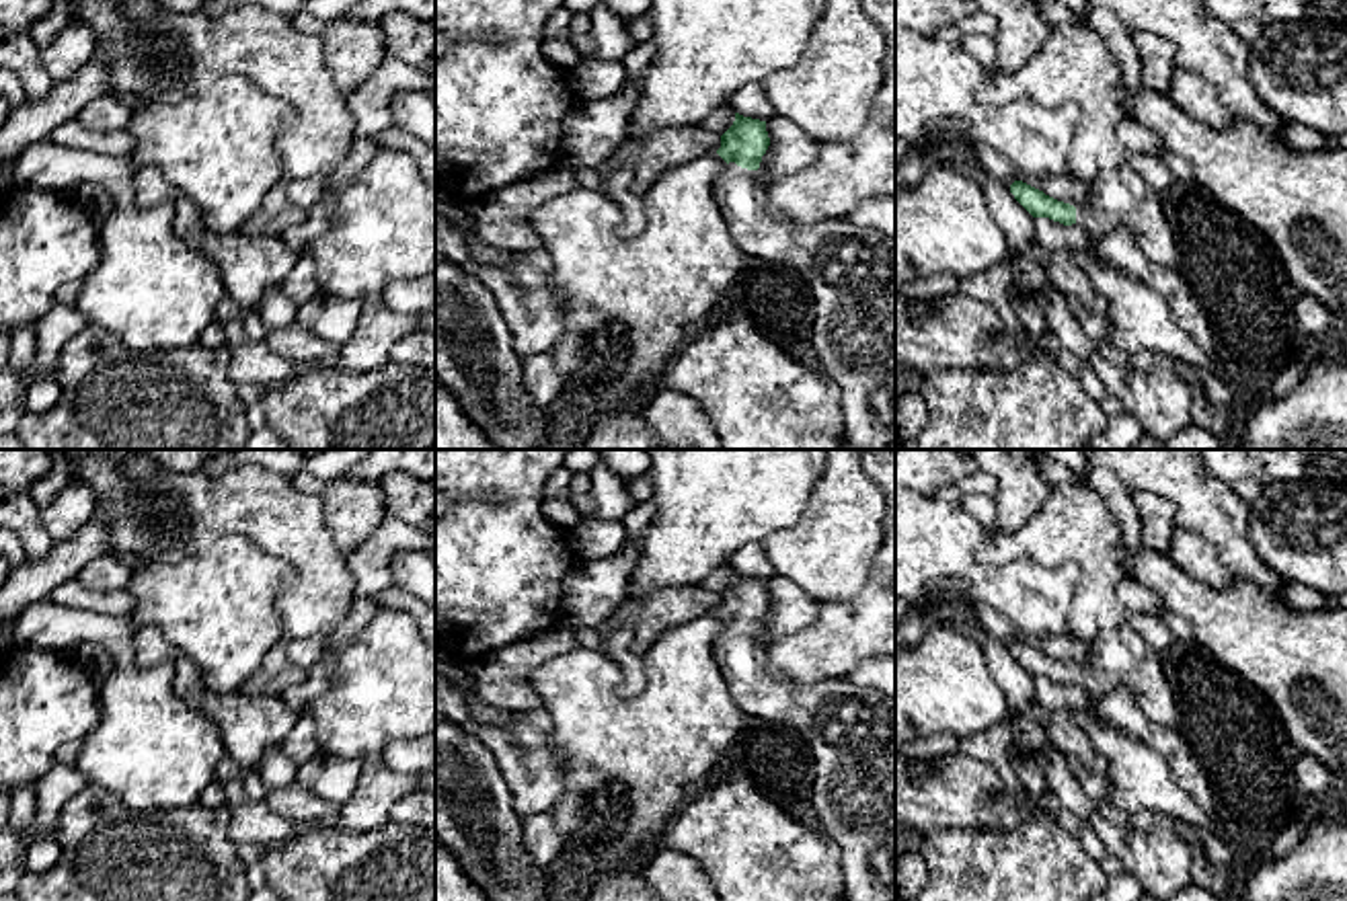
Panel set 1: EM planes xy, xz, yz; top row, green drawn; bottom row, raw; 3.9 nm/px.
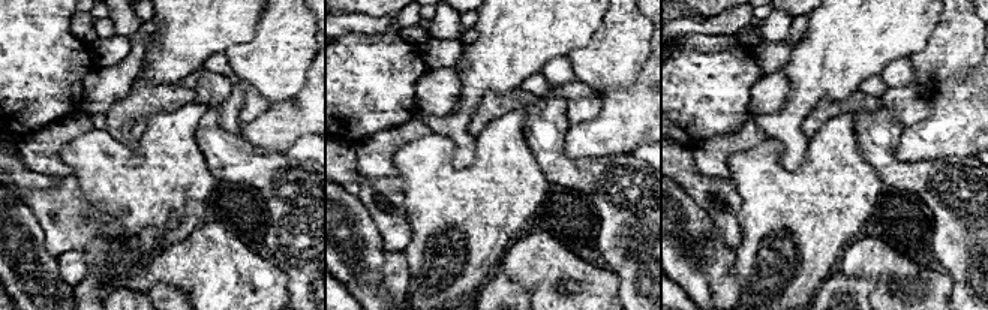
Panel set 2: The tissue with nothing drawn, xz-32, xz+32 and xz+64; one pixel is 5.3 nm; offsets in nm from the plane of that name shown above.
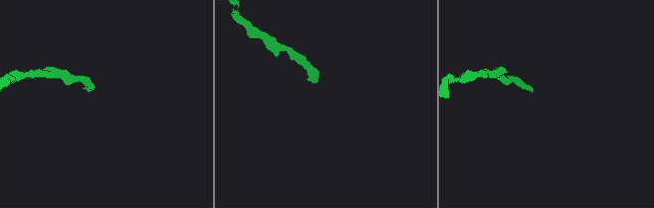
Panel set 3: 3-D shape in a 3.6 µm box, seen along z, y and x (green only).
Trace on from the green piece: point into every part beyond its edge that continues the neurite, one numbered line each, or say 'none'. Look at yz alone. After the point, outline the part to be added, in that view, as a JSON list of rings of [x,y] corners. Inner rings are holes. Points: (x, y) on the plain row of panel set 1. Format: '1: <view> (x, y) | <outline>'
1: yz (1120, 657) | [[[1127,626],[1101,632],[1088,642],[1086,661],[1076,667],[1076,683],[1088,698],[1127,688],[1152,722],[1175,727],[1179,720],[1162,653]]]

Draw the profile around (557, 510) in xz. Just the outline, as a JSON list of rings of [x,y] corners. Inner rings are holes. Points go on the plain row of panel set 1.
[[[569,493],[563,495],[563,497],[544,501],[542,511],[552,523],[556,523],[561,527],[569,527],[569,523],[575,517],[573,511],[571,511]]]

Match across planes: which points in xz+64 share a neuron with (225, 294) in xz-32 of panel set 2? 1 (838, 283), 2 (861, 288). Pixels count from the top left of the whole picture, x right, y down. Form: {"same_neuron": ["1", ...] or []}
{"same_neuron": []}

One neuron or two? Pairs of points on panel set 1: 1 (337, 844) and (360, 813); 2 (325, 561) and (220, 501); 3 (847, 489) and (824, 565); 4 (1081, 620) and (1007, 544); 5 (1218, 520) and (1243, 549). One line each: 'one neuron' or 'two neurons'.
1: two neurons
2: one neuron
3: one neuron
4: one neuron
5: one neuron

